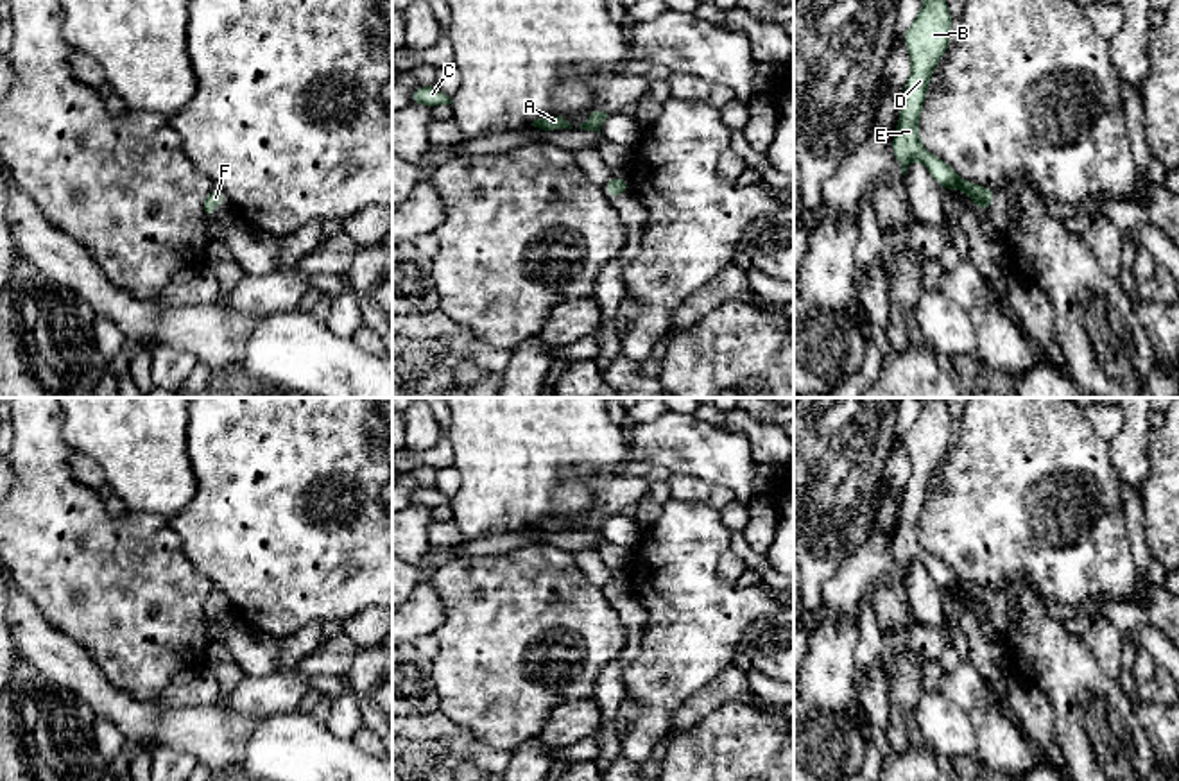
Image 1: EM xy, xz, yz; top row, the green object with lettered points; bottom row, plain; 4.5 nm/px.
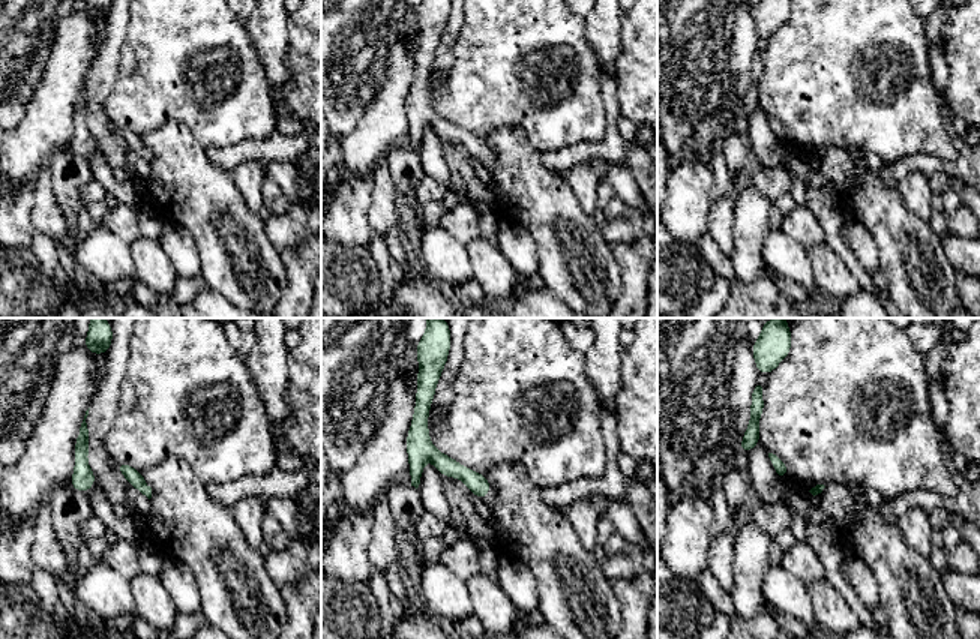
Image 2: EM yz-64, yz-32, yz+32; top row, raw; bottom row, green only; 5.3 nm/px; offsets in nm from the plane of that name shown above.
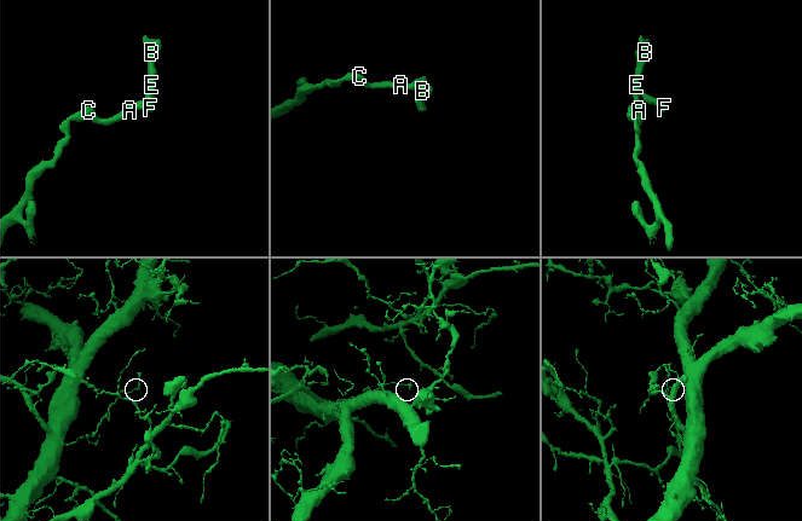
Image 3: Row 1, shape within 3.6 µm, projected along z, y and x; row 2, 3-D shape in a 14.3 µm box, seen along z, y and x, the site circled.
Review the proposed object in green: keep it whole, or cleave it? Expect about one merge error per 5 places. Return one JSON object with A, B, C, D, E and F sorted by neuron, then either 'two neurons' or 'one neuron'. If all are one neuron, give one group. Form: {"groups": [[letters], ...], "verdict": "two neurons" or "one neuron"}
{"groups": [["A", "B", "C", "D", "E", "F"]], "verdict": "one neuron"}

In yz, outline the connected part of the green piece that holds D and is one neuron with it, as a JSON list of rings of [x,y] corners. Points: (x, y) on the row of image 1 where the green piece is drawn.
[[[923,0],[916,21],[903,34],[912,72],[901,97],[892,150],[903,176],[907,176],[908,163],[919,159],[941,188],[966,192],[971,202],[984,213],[993,204],[996,190],[960,179],[948,163],[930,154],[919,142],[919,115],[926,99],[926,88],[934,68],[948,50],[950,38],[951,14],[946,0]]]

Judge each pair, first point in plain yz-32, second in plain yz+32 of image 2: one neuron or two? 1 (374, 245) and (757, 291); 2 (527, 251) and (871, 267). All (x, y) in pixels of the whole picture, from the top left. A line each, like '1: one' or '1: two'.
1: two
2: one

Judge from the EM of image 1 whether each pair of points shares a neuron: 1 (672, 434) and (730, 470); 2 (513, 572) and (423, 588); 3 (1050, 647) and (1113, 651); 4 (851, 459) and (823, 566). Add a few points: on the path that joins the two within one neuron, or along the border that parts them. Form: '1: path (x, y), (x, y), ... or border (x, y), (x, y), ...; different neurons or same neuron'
1: path (687, 445), (715, 455); same neuron
2: border (425, 575), (443, 606), (445, 622), (439, 627); different neurons
3: border (1081, 636), (1097, 665), (1117, 681); different neurons
4: path (835, 486), (835, 511), (823, 540); same neuron

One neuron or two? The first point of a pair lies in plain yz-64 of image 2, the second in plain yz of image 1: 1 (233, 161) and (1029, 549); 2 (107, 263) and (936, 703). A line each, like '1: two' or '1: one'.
1: two
2: one

